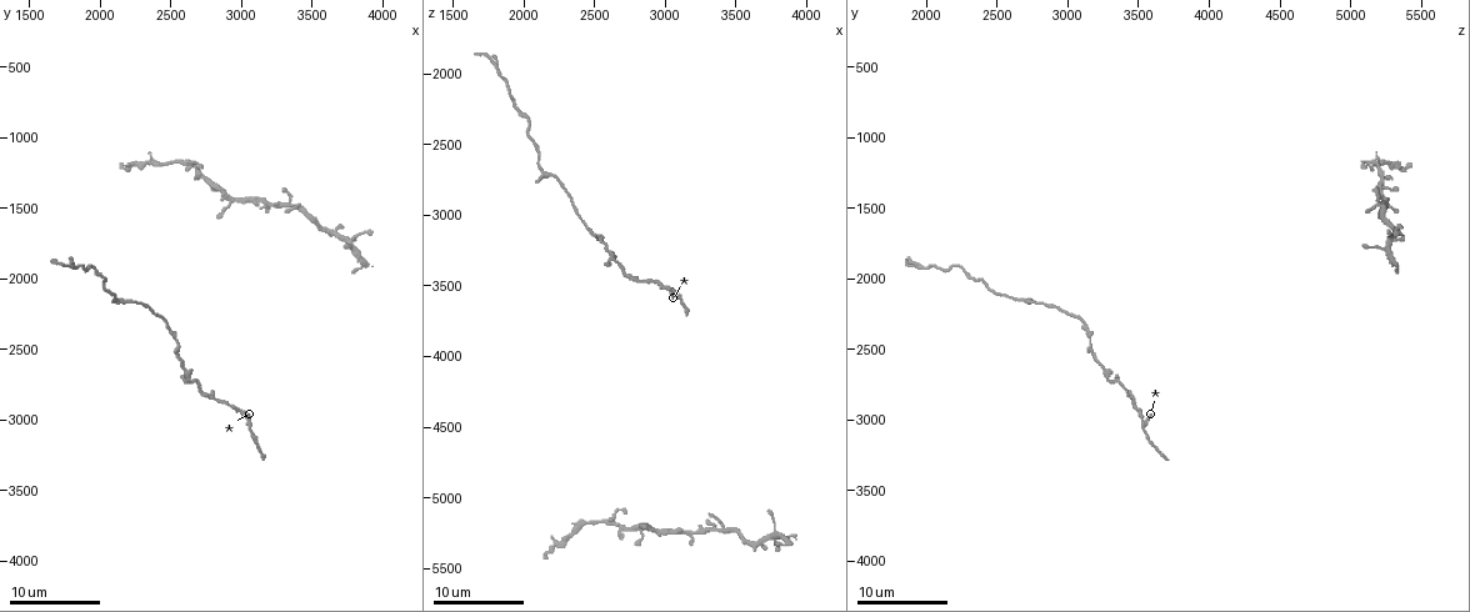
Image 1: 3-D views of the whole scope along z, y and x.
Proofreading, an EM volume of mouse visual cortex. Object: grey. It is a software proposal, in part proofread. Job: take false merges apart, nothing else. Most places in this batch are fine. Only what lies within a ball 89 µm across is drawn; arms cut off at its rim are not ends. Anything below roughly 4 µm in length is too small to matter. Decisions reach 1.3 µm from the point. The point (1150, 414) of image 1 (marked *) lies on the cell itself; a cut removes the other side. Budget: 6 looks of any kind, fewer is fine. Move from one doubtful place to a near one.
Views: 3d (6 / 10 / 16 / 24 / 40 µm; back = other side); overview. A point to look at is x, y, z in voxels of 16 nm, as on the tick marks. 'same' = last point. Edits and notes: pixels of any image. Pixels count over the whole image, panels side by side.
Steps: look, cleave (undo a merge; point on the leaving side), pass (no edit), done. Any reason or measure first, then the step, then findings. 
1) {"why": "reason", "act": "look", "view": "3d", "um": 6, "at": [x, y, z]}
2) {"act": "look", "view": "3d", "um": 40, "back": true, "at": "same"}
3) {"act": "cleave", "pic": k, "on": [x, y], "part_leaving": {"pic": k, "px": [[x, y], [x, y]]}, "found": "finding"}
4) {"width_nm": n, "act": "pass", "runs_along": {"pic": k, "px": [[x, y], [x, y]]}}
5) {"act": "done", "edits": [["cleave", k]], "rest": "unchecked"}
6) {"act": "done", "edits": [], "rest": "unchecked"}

{"why": "two arms in line, one across", "act": "look", "view": "3d", "um": 6, "at": [2640, 2720, 3320]}

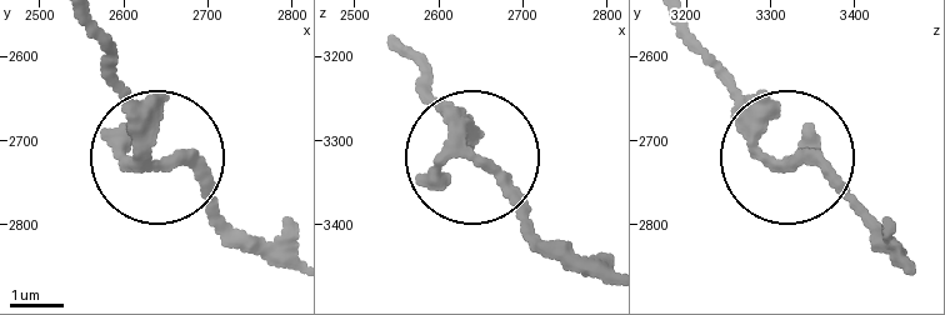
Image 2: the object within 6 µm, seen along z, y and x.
{"width_nm": 180, "act": "pass", "runs_along": {"pic": 2, "px": [[608, 278], [568, 259], [469, 151], [424, 63]]}, "found": "one cell here"}

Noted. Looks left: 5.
{"why": "a narrow waist", "act": "look", "view": "3d", "um": 6, "at": [2660, 1200, 5200]}

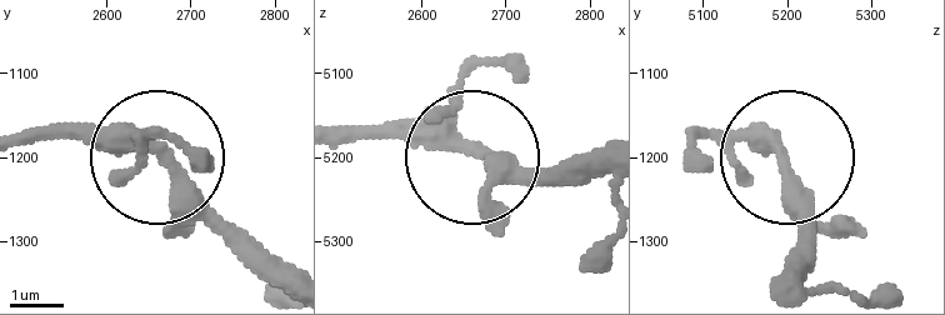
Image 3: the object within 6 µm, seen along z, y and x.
{"act": "pass", "runs_along": {"pic": 3, "px": [[605, 173], [510, 173], [354, 131]]}, "found": "one cell here"}

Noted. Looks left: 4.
{"act": "look", "view": "3d", "um": 6, "at": [2240, 1180, 5320]}

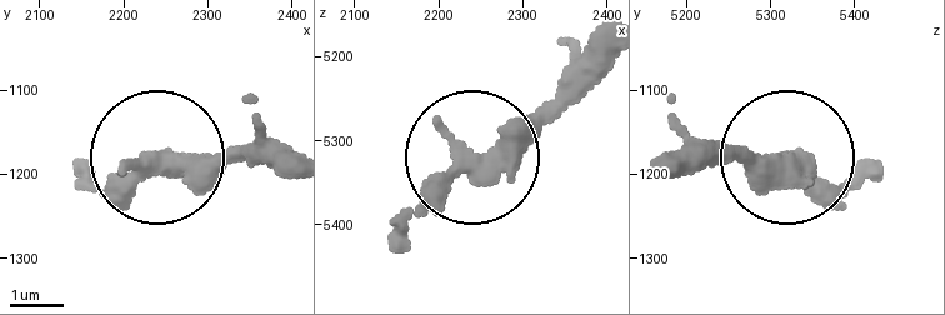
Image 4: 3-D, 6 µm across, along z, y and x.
{"arms": 3, "act": "pass", "runs_along": {"pic": 4, "px": [[608, 35], [460, 165], [398, 241]]}, "found": "all the same cell"}

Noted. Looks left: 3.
{"act": "done", "edits": [], "rest": "unchecked"}

